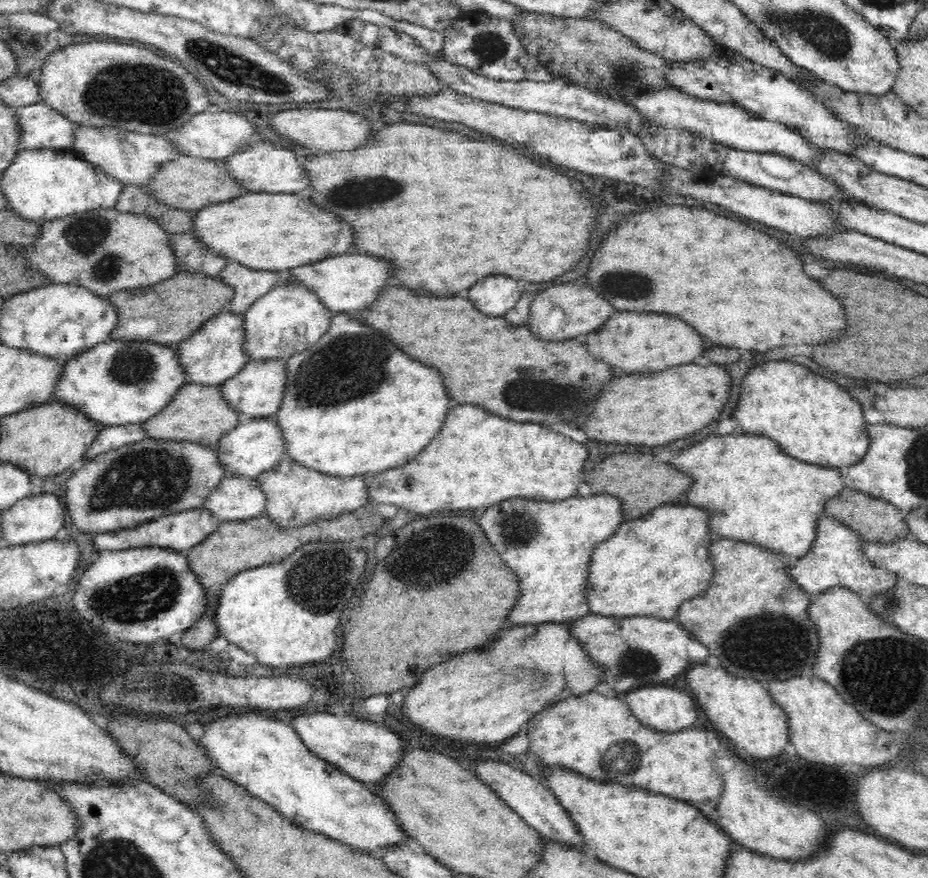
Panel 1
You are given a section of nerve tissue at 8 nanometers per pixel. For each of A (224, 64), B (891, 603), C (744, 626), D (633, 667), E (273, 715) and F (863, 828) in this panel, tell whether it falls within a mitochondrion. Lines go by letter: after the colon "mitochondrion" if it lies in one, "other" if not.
A: mitochondrion
B: mitochondrion
C: mitochondrion
D: mitochondrion
E: other
F: other

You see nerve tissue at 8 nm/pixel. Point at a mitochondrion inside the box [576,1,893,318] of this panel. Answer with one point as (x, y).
(829, 37)

